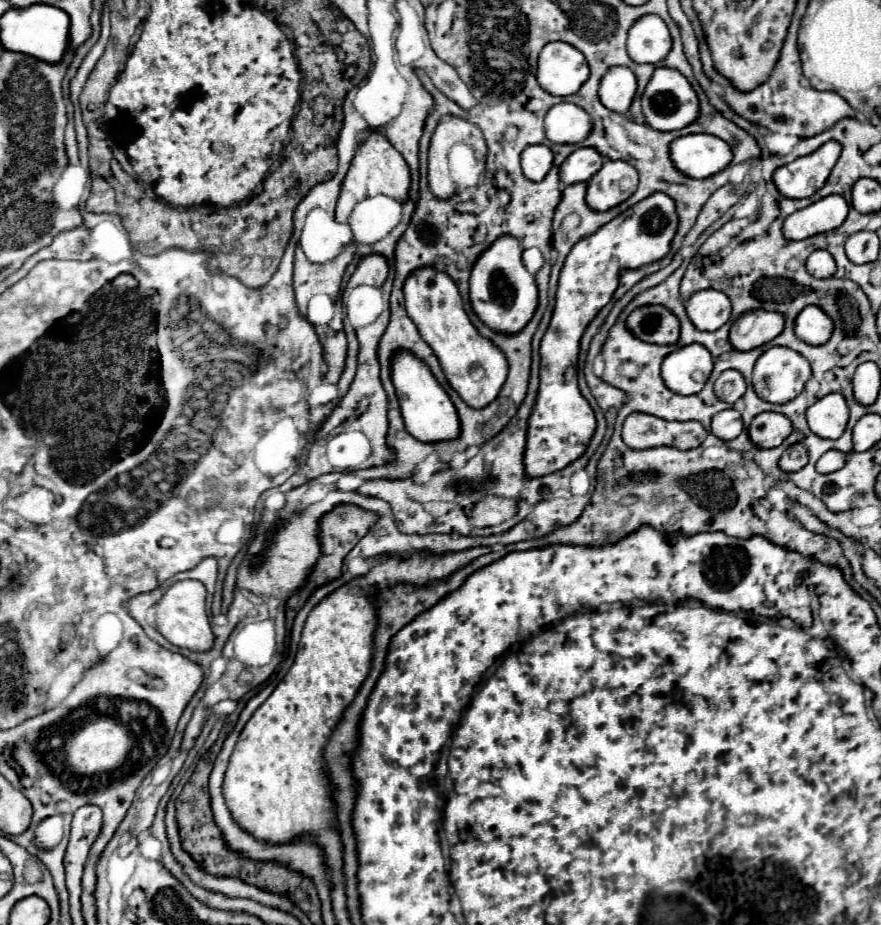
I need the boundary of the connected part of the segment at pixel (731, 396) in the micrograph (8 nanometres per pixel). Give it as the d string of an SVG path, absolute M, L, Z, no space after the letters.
M725 370L715 382L715 396L723 402L733 404L745 394L745 380L737 370Z

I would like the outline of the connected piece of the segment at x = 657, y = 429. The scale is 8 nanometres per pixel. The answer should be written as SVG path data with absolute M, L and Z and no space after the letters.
M633 412L623 422L623 442L629 448L673 446L679 450L697 448L707 438L699 422L669 422L651 414Z

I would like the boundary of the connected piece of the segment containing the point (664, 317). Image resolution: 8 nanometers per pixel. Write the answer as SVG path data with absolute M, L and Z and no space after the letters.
M641 306L627 316L627 330L651 344L675 344L679 338L679 320L665 306Z

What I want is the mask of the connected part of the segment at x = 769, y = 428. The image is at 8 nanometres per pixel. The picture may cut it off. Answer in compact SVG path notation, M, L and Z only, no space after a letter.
M761 412L753 418L749 426L749 436L761 448L775 448L793 432L791 420L785 414L777 412Z

